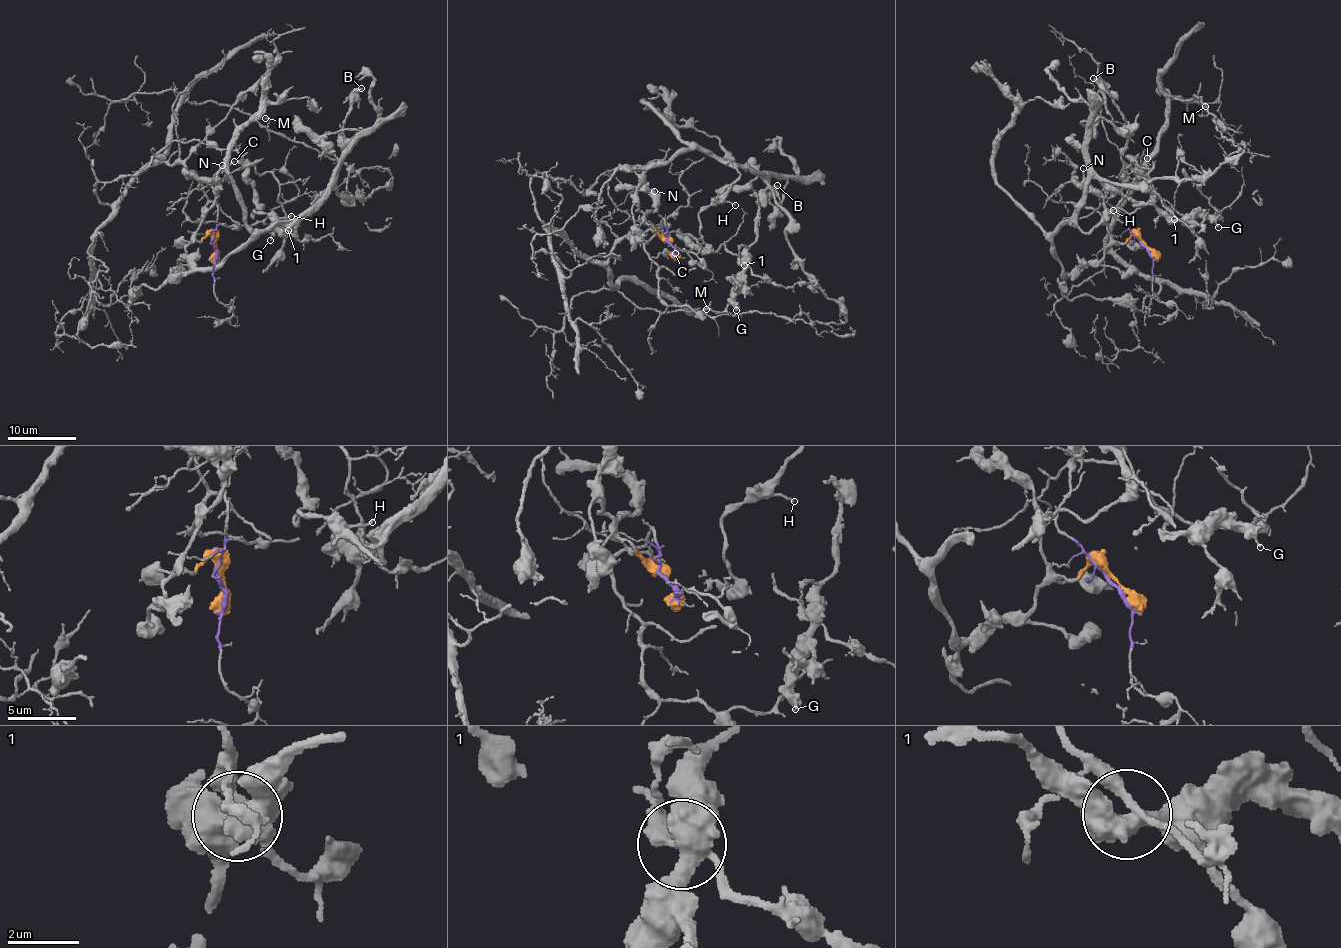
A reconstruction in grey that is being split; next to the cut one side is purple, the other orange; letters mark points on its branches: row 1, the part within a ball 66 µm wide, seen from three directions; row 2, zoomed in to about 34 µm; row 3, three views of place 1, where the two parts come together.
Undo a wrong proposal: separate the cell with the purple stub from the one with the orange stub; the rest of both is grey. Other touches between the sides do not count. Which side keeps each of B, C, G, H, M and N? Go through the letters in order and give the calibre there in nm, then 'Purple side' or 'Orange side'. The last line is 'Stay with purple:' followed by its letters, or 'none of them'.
B: Thickness 400 nm. Orange side
C: Thickness 200 nm. Purple side
G: Thickness 180 nm. Orange side
H: Thickness 170 nm. Orange side
M: Thickness 110 nm. Purple side
N: Thickness 180 nm. Orange side
Stay with purple: C, M

